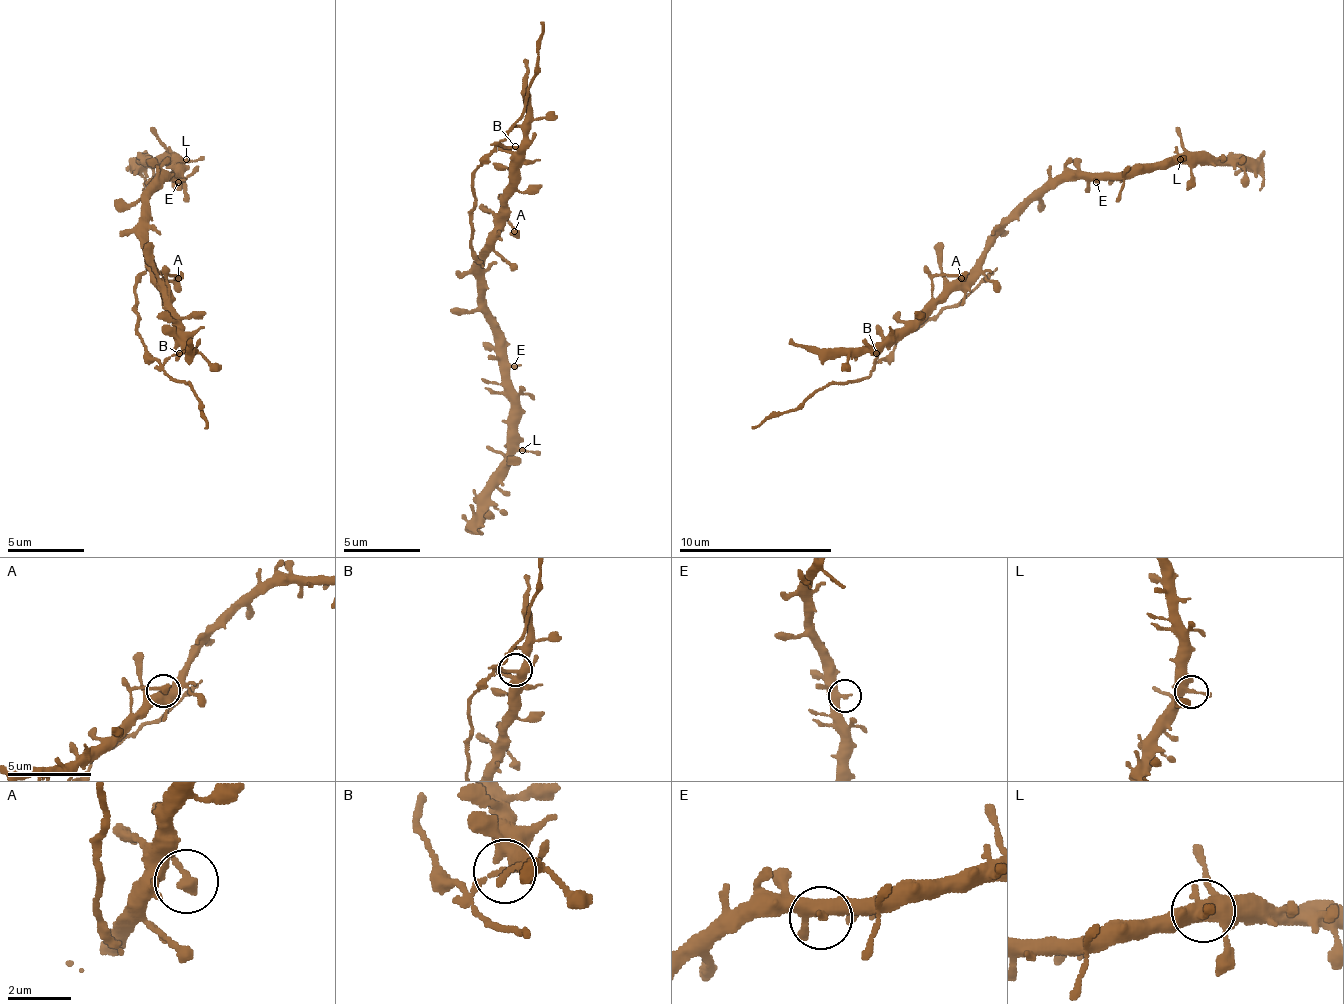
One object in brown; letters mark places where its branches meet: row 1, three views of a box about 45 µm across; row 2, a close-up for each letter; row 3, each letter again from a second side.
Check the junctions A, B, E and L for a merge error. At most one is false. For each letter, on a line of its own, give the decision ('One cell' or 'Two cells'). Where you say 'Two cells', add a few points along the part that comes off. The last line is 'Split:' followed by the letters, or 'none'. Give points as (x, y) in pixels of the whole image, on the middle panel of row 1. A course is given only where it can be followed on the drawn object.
A: One cell
B: Two cells. Course of the part to remove: (514, 147), (491, 155), (472, 178), (472, 254), (483, 266)
E: One cell
L: One cell
Split: B

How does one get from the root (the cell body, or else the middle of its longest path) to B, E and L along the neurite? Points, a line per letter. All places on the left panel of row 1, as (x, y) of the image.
B: (147, 251), (147, 262), (159, 278), (163, 304), (174, 320), (174, 343), (182, 350), (178, 354)
E: (147, 251), (147, 201), (170, 178), (178, 182)
L: (147, 251), (147, 201), (186, 159)

